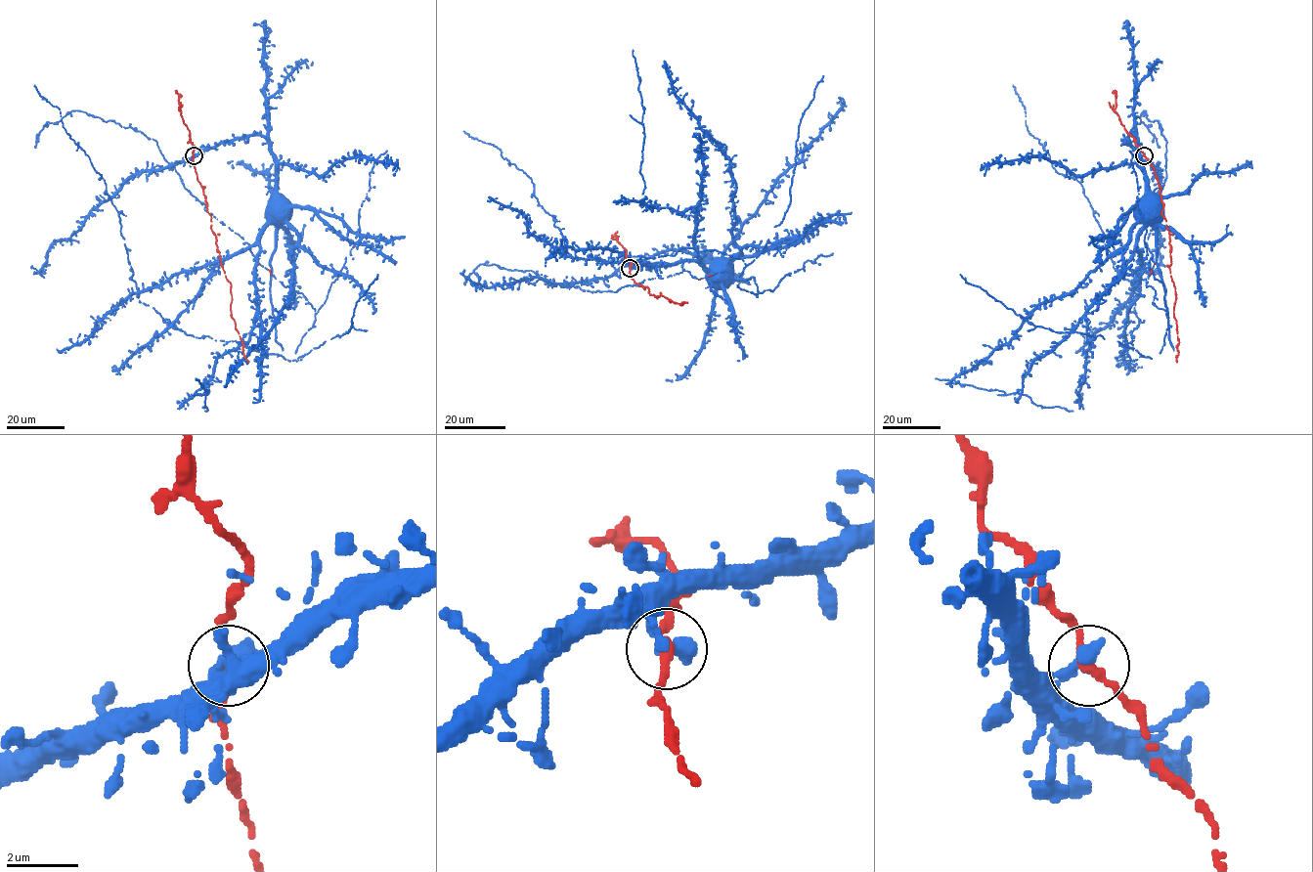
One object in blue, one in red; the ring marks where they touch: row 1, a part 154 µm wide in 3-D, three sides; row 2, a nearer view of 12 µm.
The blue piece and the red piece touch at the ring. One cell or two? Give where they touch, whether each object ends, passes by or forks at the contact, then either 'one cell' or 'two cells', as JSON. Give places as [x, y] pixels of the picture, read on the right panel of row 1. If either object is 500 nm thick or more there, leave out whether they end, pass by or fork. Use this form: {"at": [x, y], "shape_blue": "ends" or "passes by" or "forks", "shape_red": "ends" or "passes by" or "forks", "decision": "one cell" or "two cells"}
{"at": [1144, 155], "decision": "one cell"}

